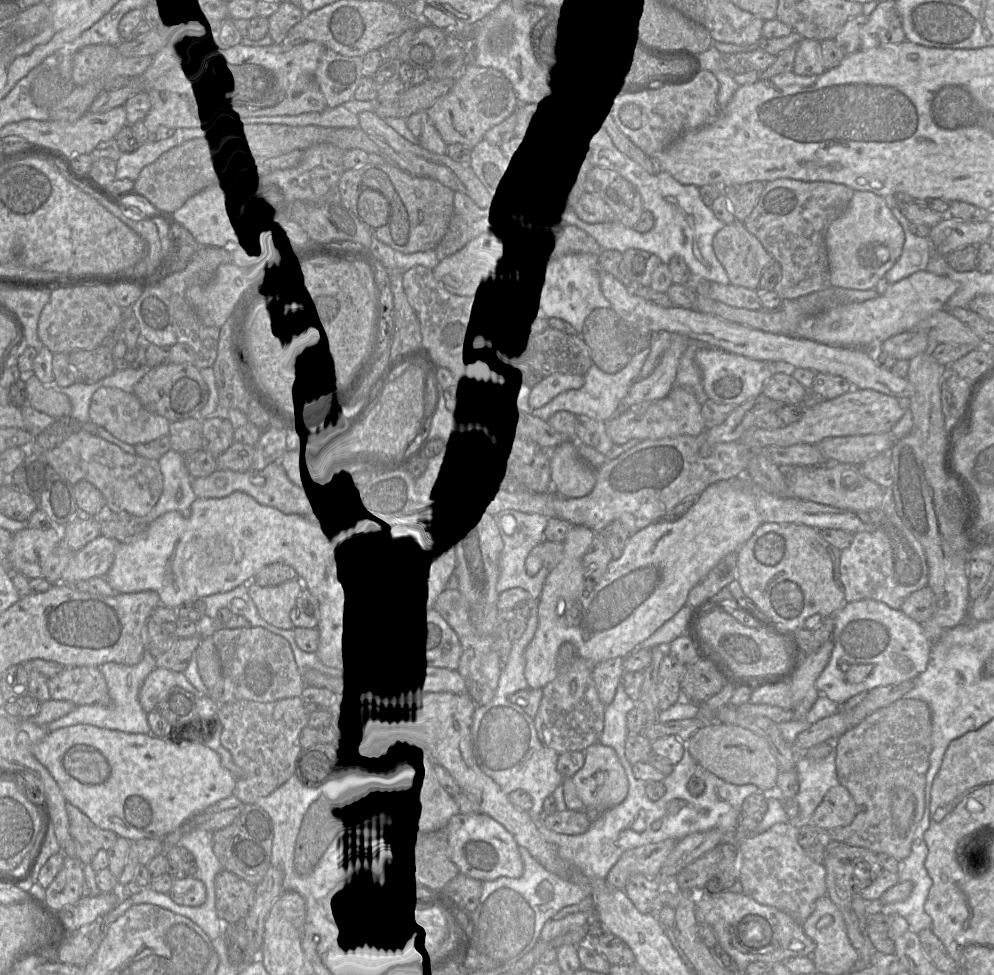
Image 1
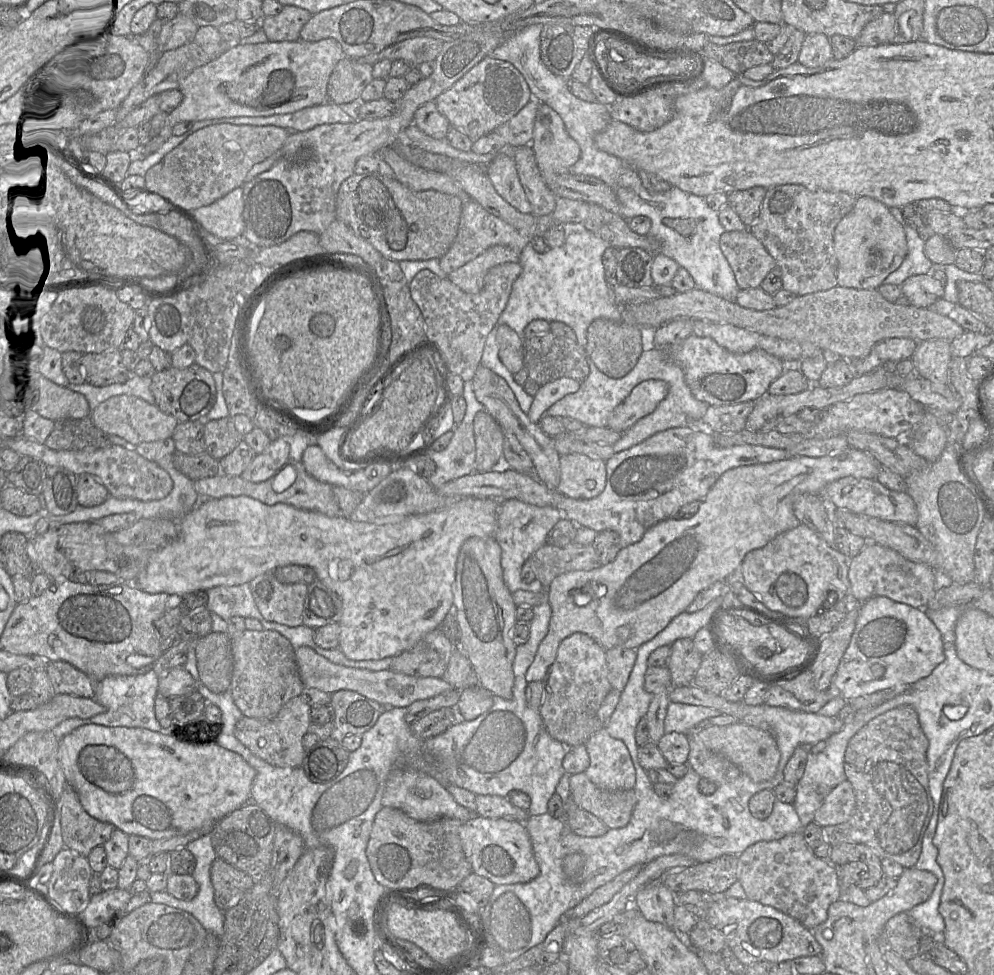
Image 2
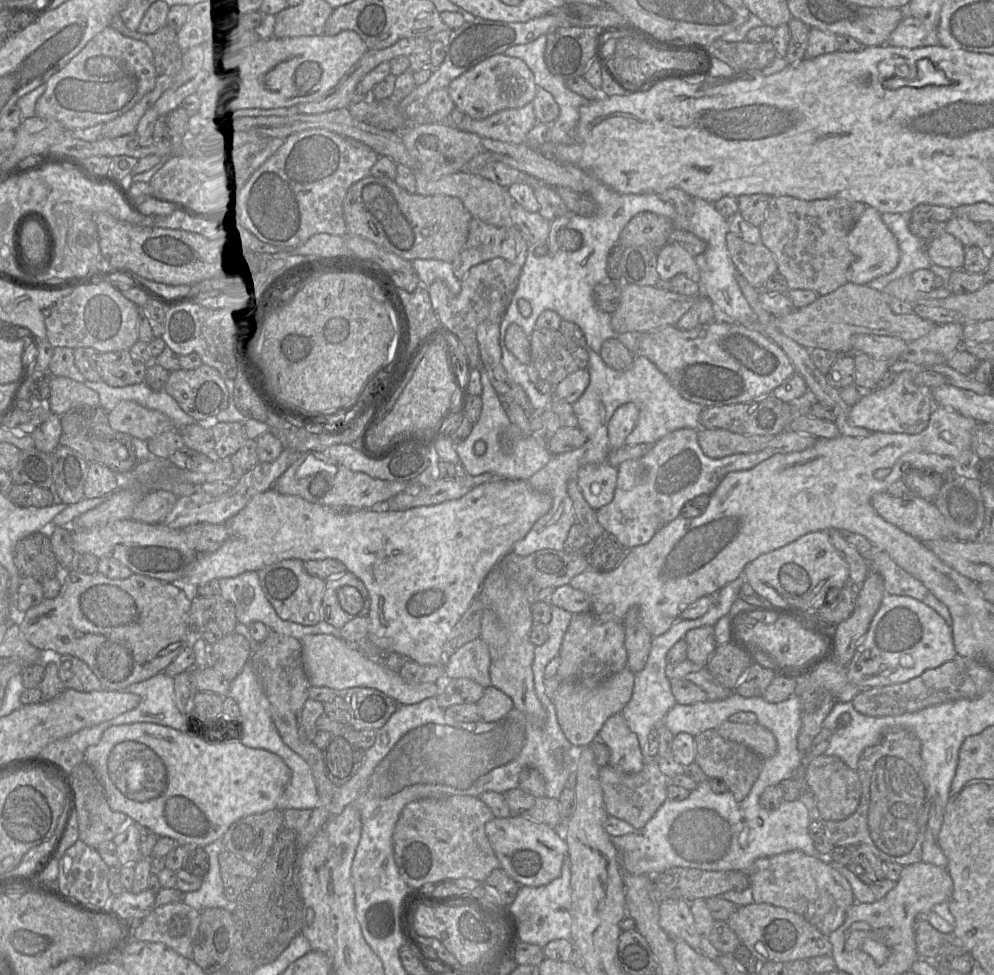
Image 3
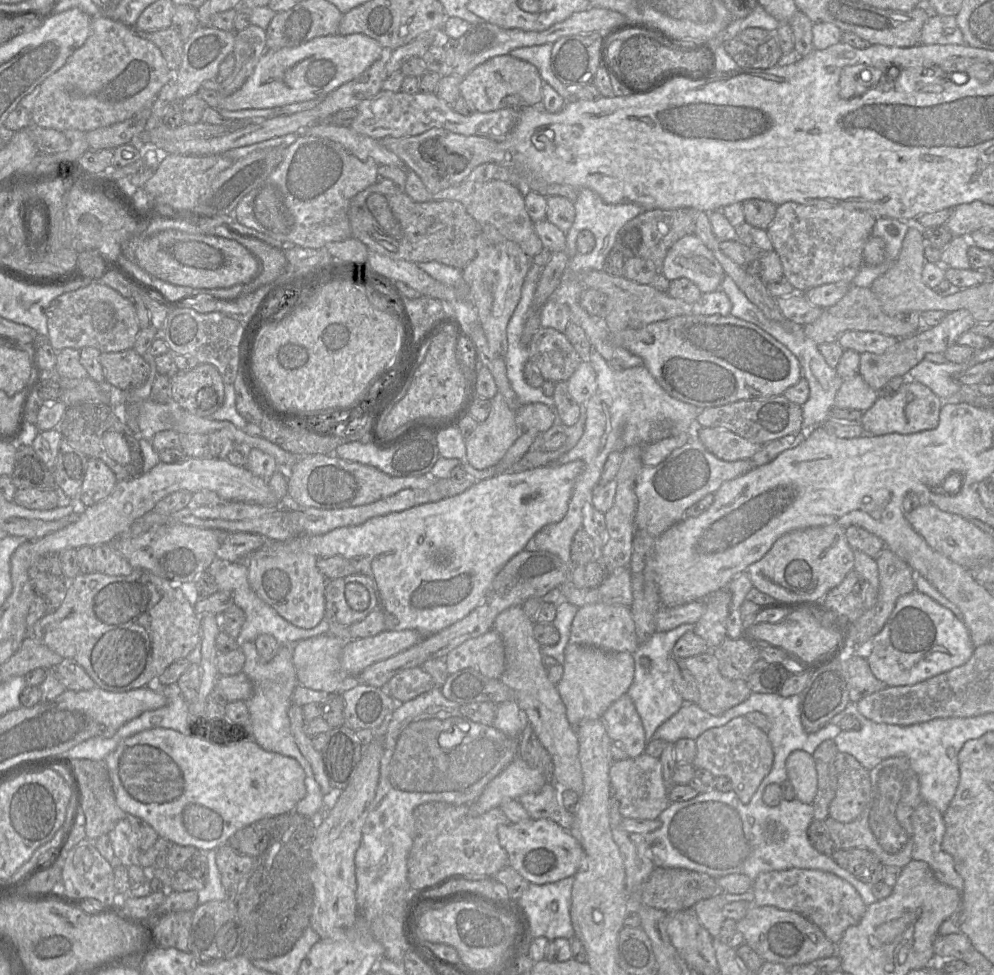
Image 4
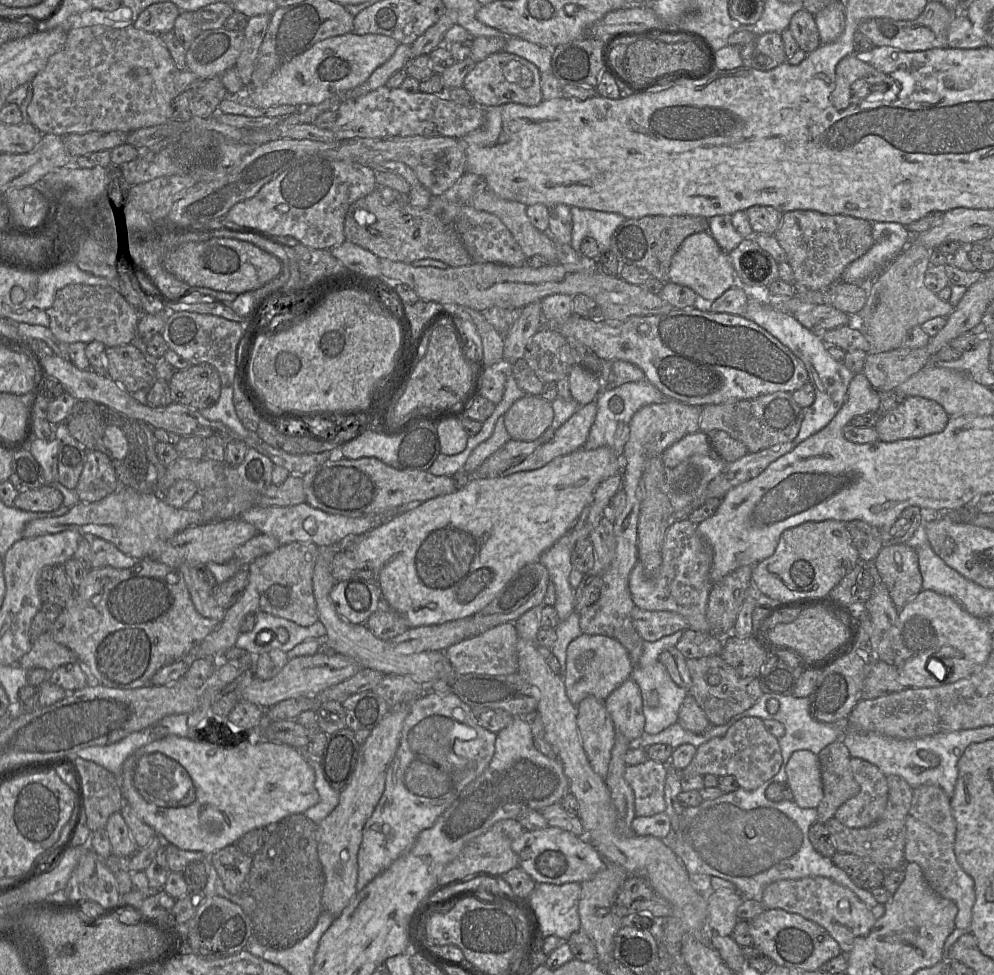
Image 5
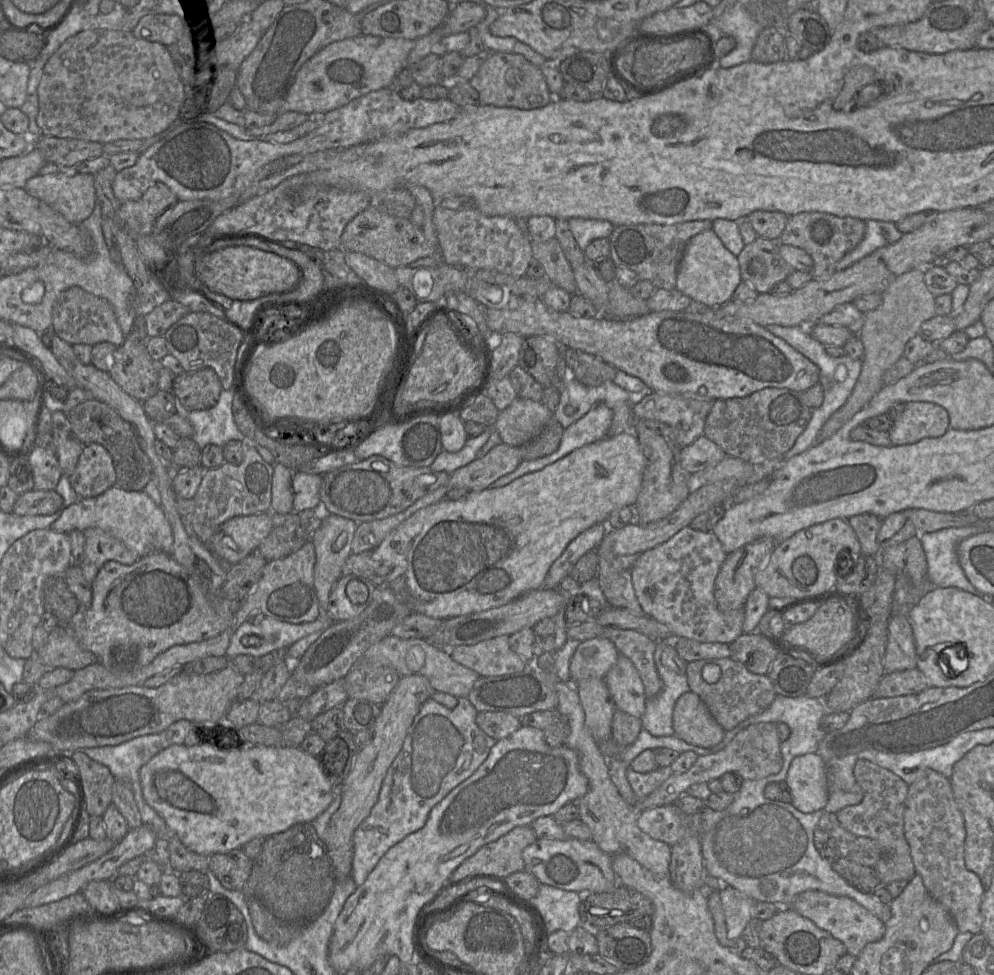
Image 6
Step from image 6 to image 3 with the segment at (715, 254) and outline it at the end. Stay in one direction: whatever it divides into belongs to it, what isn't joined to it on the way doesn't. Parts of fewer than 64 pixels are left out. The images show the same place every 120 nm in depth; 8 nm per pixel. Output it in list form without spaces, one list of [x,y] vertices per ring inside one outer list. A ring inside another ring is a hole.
[[[667,244],[657,254],[657,272],[661,280],[670,281],[676,275],[684,274],[699,283],[700,268],[695,257],[682,246]]]

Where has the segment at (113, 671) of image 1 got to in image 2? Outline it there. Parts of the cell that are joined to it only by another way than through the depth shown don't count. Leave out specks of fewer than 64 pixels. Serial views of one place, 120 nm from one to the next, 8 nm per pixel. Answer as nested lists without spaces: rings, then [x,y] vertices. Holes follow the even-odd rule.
[[[152,669],[145,674],[134,676],[107,676],[96,682],[95,700],[105,707],[105,712],[87,719],[69,718],[51,731],[58,740],[83,725],[97,724],[108,727],[146,728],[155,732],[164,731],[155,716],[155,699],[158,694],[160,677]]]

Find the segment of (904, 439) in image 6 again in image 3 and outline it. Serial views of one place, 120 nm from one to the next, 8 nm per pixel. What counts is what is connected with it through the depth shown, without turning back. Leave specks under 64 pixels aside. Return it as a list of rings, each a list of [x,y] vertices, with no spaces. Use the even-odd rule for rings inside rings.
[[[902,371],[894,382],[884,389],[874,389],[850,407],[850,424],[869,430],[872,433],[919,434],[926,429],[932,412],[937,405],[932,399],[929,387],[920,387],[914,383],[914,373]]]

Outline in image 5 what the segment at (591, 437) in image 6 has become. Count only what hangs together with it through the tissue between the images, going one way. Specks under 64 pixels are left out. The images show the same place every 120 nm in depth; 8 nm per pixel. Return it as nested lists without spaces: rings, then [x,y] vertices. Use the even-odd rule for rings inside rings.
[[[595,400],[580,406],[562,426],[555,430],[550,441],[543,443],[523,462],[508,468],[500,476],[539,469],[559,456],[582,448],[587,441],[596,413]]]

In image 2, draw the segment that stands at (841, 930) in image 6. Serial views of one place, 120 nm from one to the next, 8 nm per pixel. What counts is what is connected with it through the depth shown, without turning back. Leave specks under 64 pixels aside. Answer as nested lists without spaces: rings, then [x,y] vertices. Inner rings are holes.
[[[801,833],[773,841],[759,841],[747,847],[739,857],[739,883],[747,899],[771,906],[813,930],[828,916],[829,906],[842,897],[836,866],[816,857]]]

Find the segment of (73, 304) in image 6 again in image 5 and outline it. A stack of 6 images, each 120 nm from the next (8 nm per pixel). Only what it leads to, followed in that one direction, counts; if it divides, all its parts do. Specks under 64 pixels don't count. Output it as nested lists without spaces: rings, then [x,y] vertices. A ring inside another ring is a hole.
[[[68,285],[56,293],[47,315],[49,329],[63,344],[98,341],[112,348],[130,344],[138,335],[140,313],[109,286]]]

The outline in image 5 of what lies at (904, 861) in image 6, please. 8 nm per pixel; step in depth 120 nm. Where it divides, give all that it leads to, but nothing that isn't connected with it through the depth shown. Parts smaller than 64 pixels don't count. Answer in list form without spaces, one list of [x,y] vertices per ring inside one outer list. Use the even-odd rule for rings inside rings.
[[[851,757],[850,768],[854,779],[860,786],[859,793],[844,802],[834,817],[849,828],[869,827],[883,815],[888,800],[887,776],[874,764],[857,757]]]

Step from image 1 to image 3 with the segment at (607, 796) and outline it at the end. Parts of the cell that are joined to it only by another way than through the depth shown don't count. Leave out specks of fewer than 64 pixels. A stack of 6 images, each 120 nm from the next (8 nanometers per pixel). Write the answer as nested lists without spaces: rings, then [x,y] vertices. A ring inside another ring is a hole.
[[[622,713],[609,717],[599,732],[599,740],[610,751],[609,765],[625,773],[640,772],[646,759],[637,735],[631,731]]]

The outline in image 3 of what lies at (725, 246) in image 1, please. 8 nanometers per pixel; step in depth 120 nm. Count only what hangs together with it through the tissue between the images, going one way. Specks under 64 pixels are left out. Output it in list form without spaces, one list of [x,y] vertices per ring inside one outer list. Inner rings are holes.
[[[732,232],[726,236],[726,244],[738,272],[751,286],[762,290],[767,280],[777,272],[774,254],[764,244],[746,242]]]

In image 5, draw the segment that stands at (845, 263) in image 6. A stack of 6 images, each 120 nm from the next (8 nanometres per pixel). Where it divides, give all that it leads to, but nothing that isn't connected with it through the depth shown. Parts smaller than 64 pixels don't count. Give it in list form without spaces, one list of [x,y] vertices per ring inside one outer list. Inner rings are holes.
[[[873,222],[872,237],[872,246],[845,268],[839,281],[867,286],[911,242],[912,234],[901,223]]]

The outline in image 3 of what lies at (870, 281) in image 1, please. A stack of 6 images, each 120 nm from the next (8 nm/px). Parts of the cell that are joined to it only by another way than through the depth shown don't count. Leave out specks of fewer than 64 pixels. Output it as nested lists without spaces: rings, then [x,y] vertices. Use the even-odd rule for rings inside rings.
[[[867,206],[848,235],[848,246],[853,261],[848,270],[848,282],[867,285],[873,279],[892,272],[898,265],[900,249],[897,239],[882,220],[882,214]]]

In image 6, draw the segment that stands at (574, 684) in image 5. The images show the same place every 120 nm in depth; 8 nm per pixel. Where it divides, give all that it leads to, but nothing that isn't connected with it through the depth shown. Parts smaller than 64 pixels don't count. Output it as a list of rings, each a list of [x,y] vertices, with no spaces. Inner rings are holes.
[[[591,638],[582,641],[570,661],[570,676],[573,684],[588,678],[604,679],[616,663],[620,653],[607,638]]]

